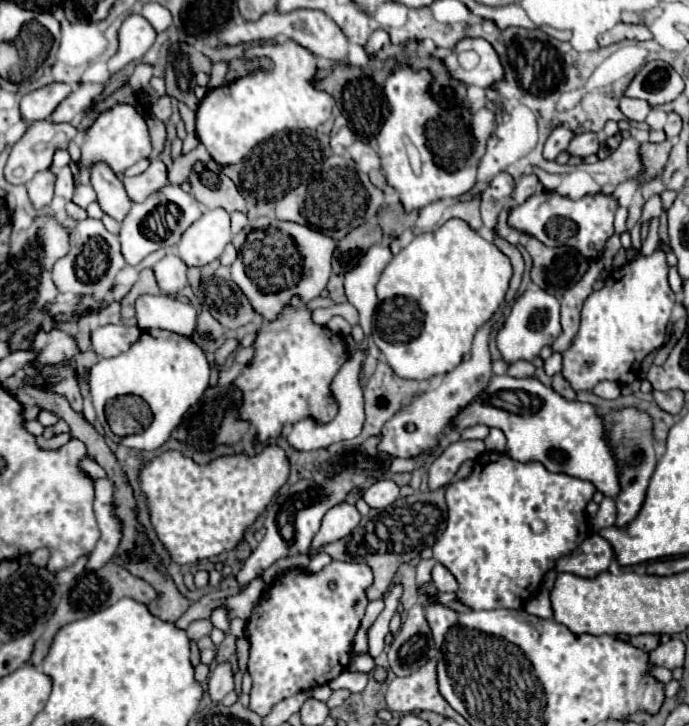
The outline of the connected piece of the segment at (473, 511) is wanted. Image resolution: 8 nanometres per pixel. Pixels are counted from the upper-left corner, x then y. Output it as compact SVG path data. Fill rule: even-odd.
M485 452L475 460L469 478L447 486L447 526L433 544L433 558L441 562L459 582L457 598L473 610L513 608L521 610L527 598L537 592L555 560L569 554L589 536L585 506L593 498L595 486L567 474L553 474L543 464L511 460L503 452Z

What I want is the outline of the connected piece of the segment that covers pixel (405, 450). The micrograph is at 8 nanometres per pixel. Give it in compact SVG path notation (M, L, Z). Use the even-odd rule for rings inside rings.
M487 322L473 340L471 348L471 358L463 360L455 370L443 376L443 382L439 388L423 392L415 396L407 406L403 406L399 412L393 414L391 420L385 422L383 434L381 434L381 444L379 450L391 454L393 458L407 458L407 456L417 456L417 454L429 454L431 448L435 446L437 438L445 434L445 430L451 426L451 418L457 416L461 408L465 408L469 402L473 402L489 384L491 378L491 356L489 356L489 330L491 322ZM405 424L415 424L415 432L407 432Z

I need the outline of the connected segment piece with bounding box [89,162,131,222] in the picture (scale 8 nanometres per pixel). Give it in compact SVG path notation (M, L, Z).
M103 162L93 164L89 168L89 174L91 174L91 186L97 194L101 210L121 222L131 208L131 200L123 188L121 180Z

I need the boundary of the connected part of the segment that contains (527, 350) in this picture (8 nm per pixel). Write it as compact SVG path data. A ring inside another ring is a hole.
M527 288L511 306L511 314L507 316L503 328L495 336L497 350L501 352L501 358L507 364L513 364L517 360L535 360L541 352L543 346L553 344L555 338L561 334L561 324L559 324L559 314L561 314L561 304L559 300L541 290L541 288Z

